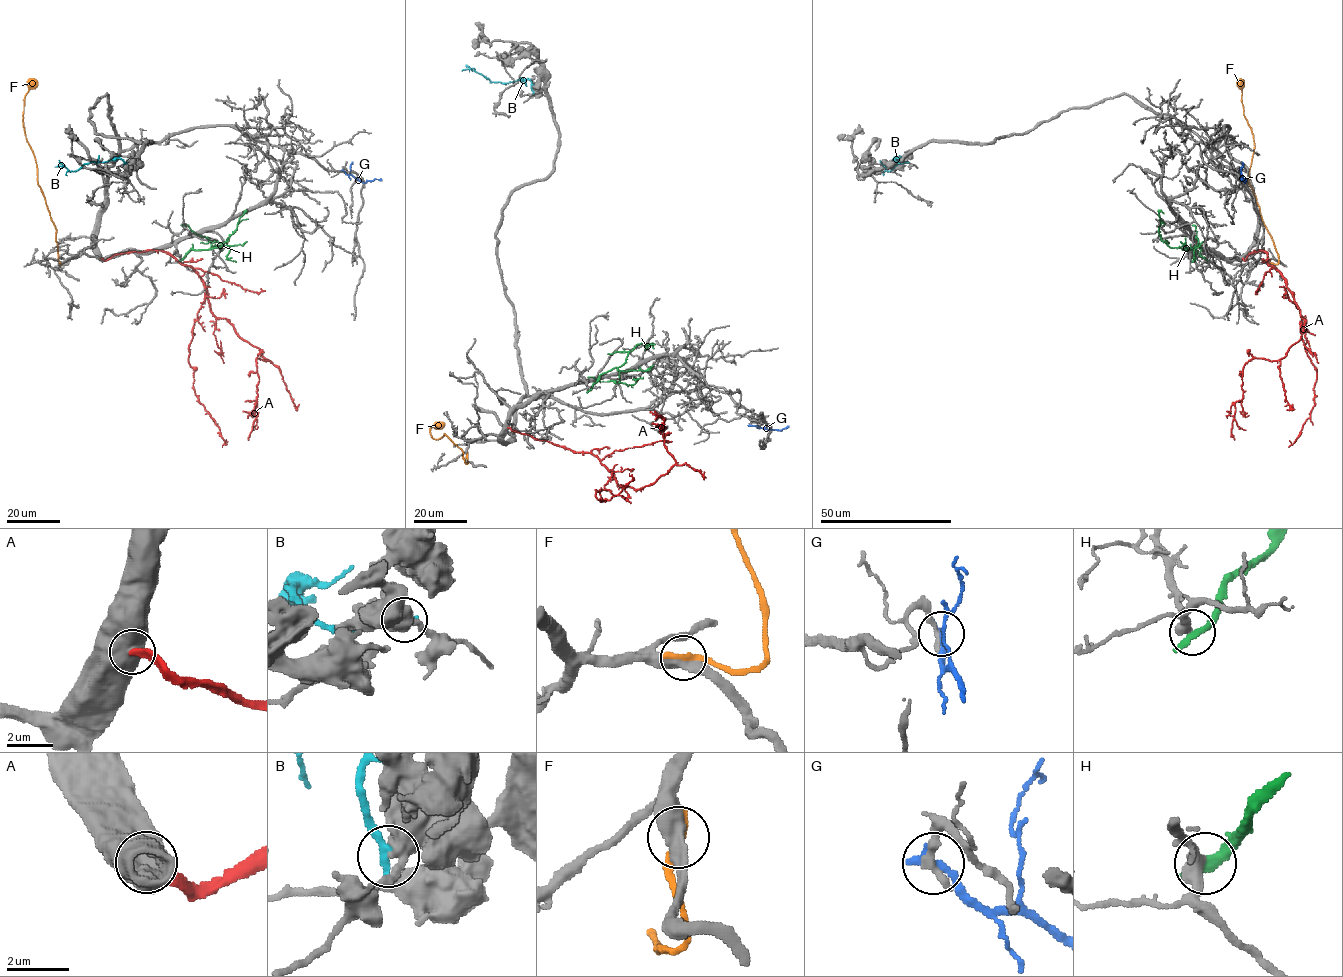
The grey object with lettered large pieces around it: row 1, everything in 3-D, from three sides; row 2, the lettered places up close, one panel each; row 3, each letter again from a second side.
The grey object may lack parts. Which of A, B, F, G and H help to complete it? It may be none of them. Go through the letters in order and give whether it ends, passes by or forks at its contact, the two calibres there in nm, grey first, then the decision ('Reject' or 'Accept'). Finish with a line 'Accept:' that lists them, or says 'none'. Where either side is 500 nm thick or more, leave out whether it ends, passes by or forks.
A: Thickness 800 nm (grey) against 300 nm. Reject
B: It ends there. Thickness 420 nm (grey) against 280 nm. Reject
F: It ends there. Thickness 460 nm (grey) against 320 nm. Reject
G: It ends there. Thickness 320 nm (grey) against 320 nm. Reject
H: It ends there. Thickness 420 nm (grey) against 360 nm. Reject
Accept: none

